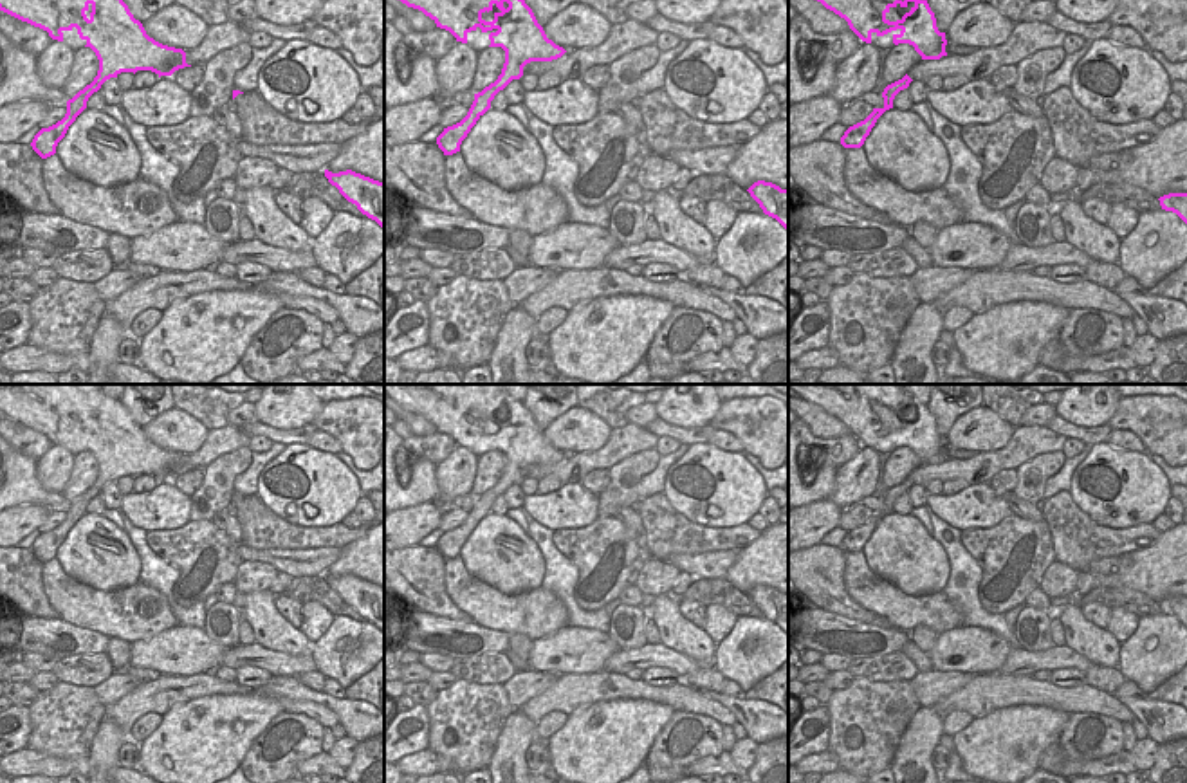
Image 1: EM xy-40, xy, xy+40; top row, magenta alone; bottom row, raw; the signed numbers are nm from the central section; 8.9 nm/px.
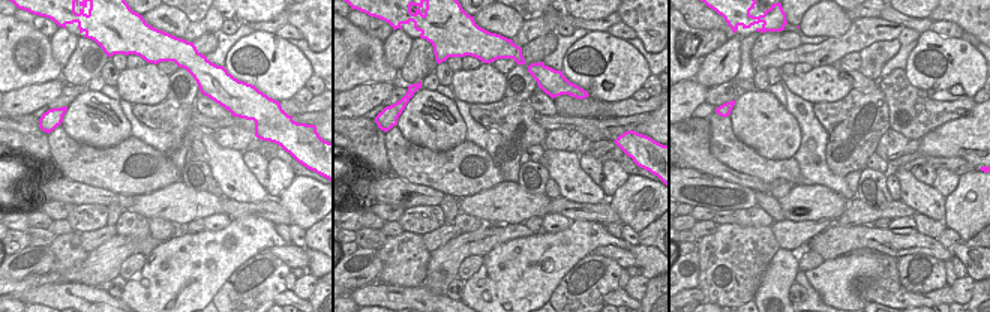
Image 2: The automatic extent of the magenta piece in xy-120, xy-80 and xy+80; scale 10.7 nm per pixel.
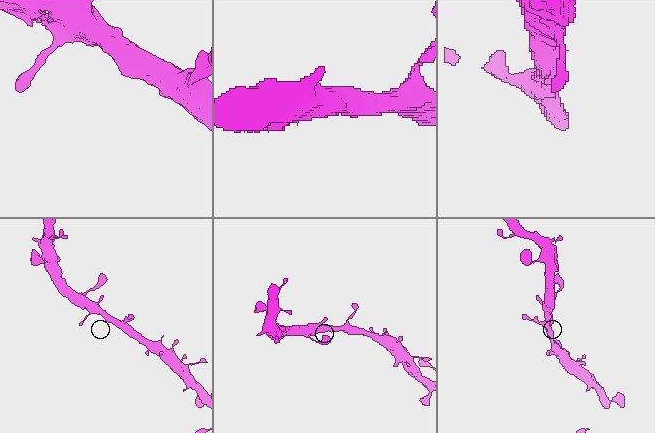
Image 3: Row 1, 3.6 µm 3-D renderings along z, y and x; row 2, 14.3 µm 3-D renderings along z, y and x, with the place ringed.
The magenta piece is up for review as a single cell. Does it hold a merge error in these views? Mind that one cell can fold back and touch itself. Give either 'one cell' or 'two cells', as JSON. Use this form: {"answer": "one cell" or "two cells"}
{"answer": "one cell"}

